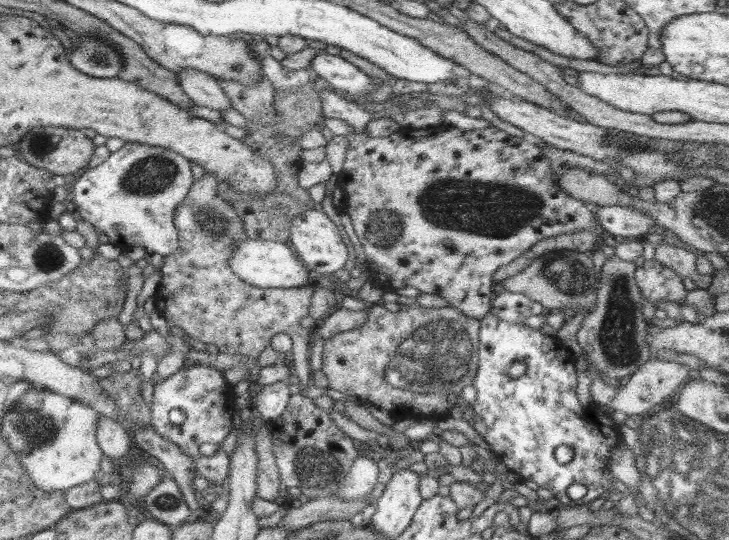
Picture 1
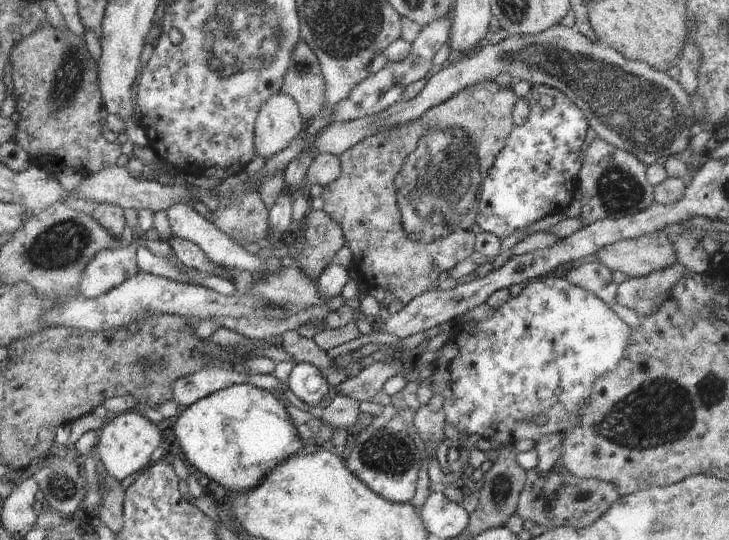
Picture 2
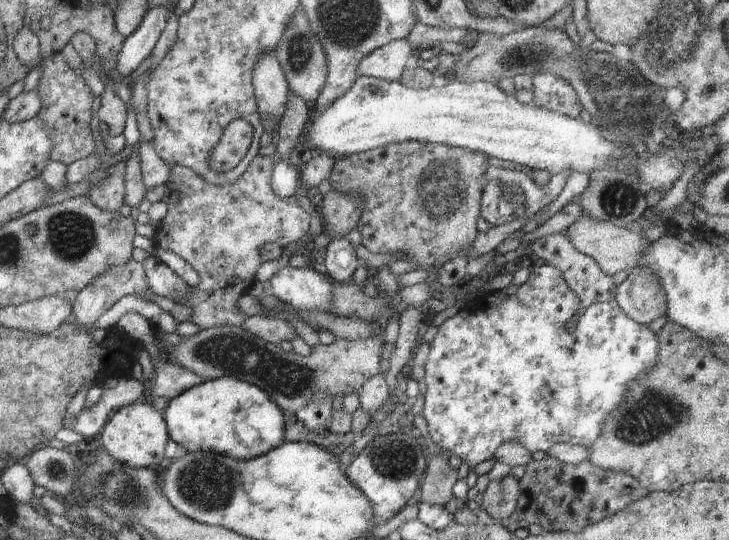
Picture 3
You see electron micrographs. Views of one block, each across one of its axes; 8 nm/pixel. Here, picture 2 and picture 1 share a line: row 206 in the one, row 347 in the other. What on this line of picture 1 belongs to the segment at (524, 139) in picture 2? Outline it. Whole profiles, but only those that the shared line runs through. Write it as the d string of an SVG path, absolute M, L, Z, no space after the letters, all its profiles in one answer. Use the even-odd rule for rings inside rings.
M490 312L479 321L481 325L476 346L479 365L471 384L477 390L476 400L471 408L479 417L473 425L474 430L489 444L498 460L504 462L509 472L522 476L534 487L551 490L562 505L586 505L605 494L612 487L609 479L614 477L610 468L605 468L609 467L612 450L623 442L624 431L606 413L581 406L575 392L577 358L572 351L556 337L544 335L540 330L524 323L500 320ZM516 361L526 364L526 372L518 378L512 378L508 369ZM557 446L570 446L574 450L573 459L566 464L556 461L554 449ZM574 483L584 484L587 488L586 495L577 501L566 494L568 486Z

